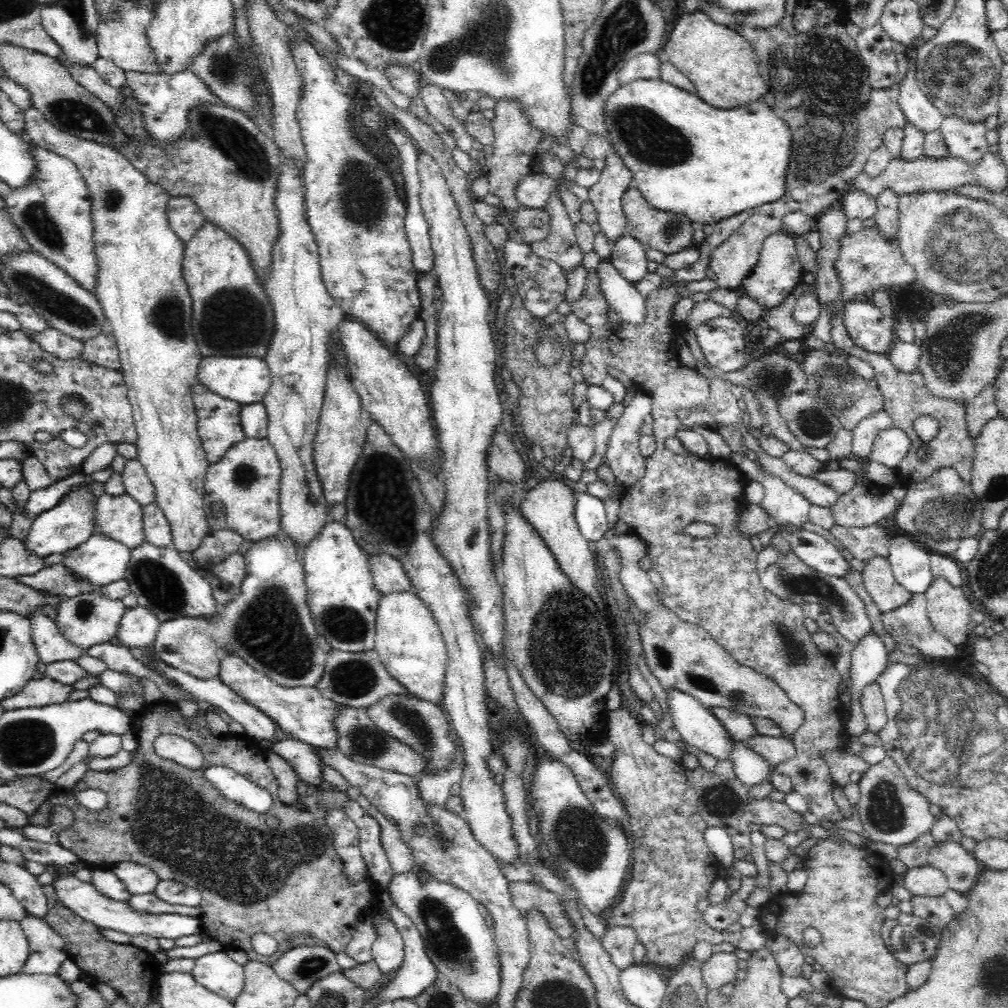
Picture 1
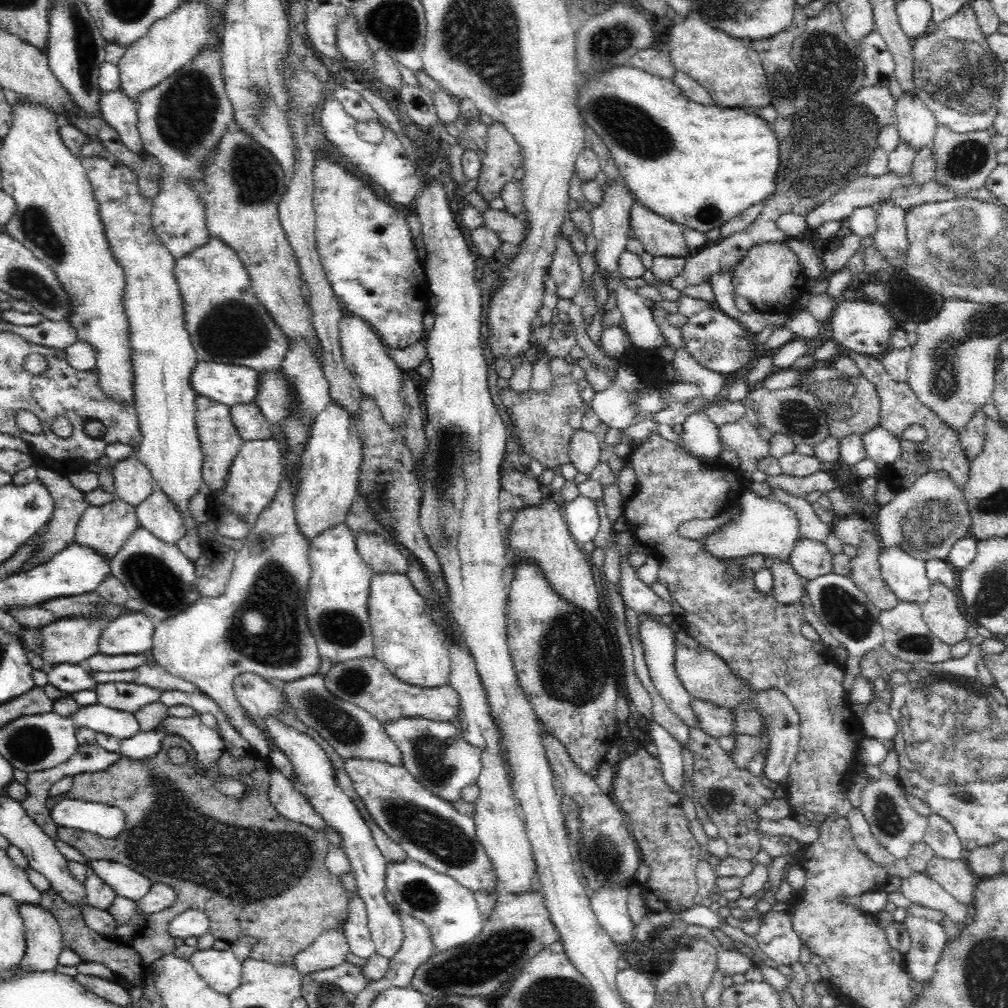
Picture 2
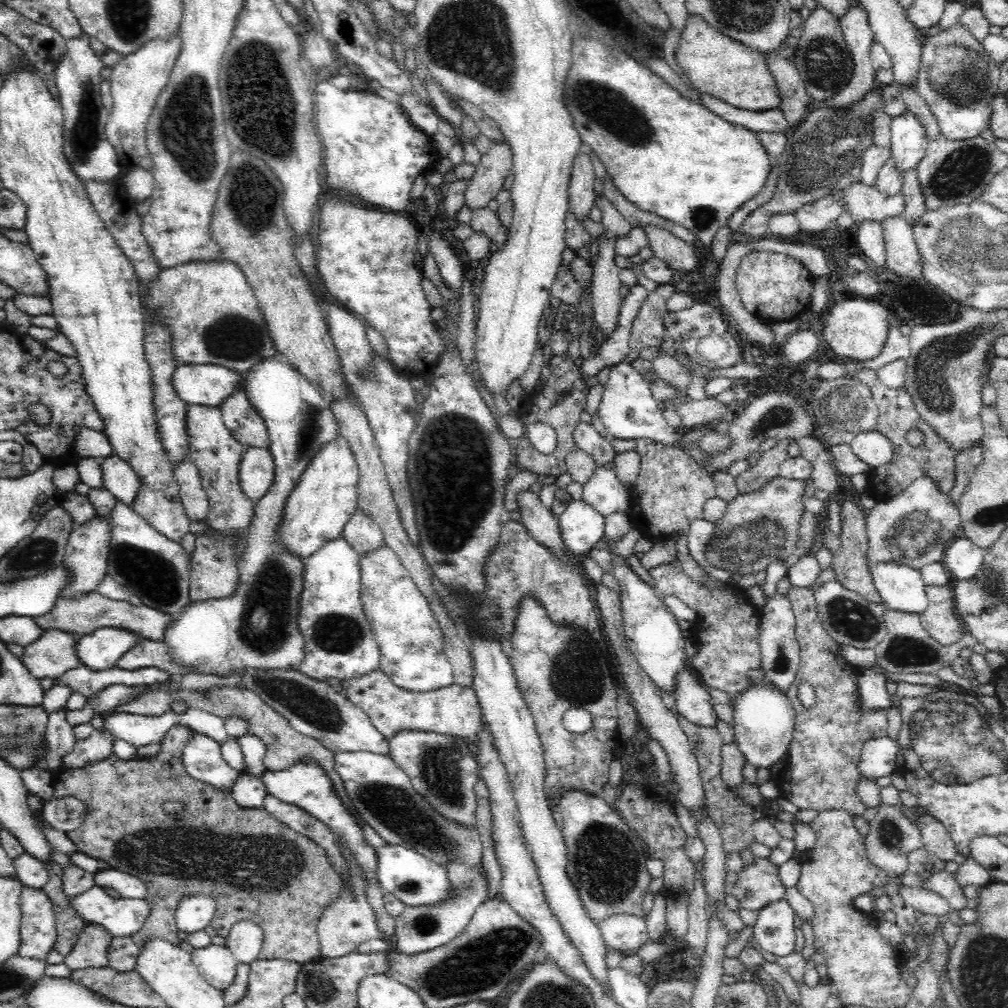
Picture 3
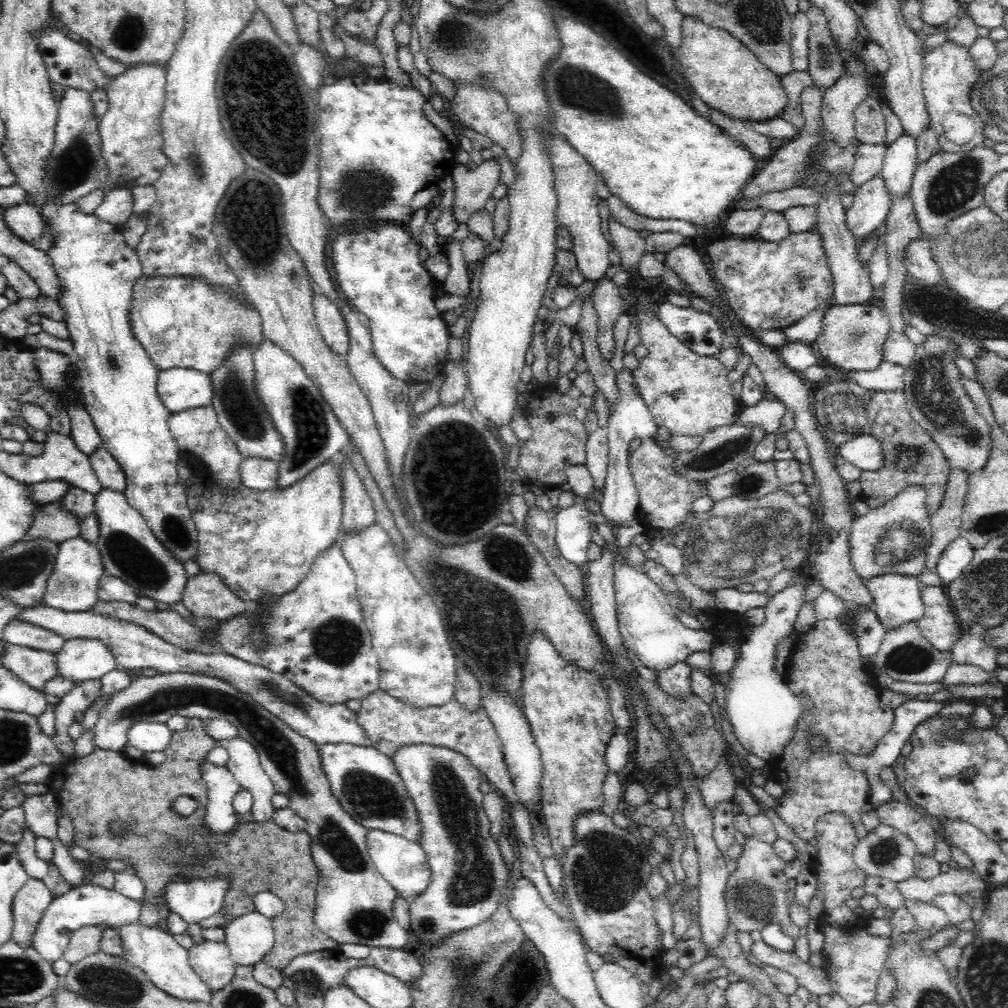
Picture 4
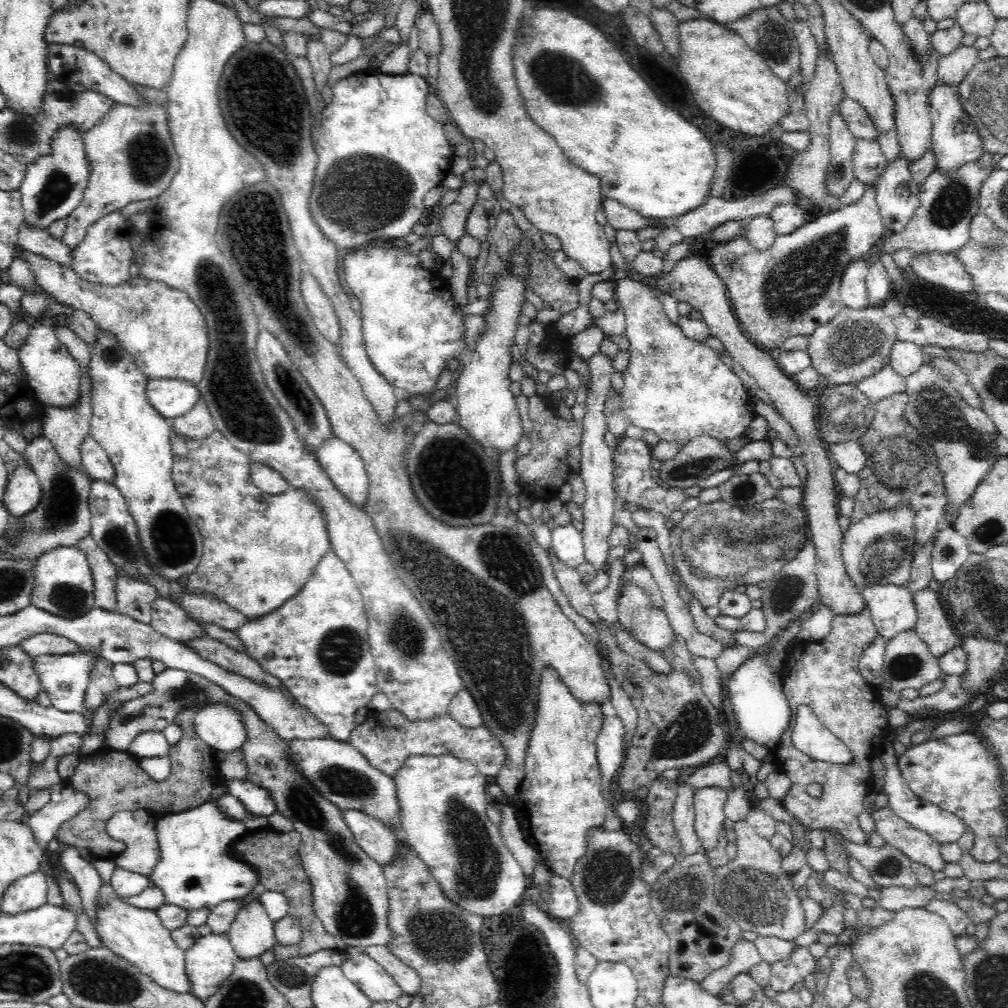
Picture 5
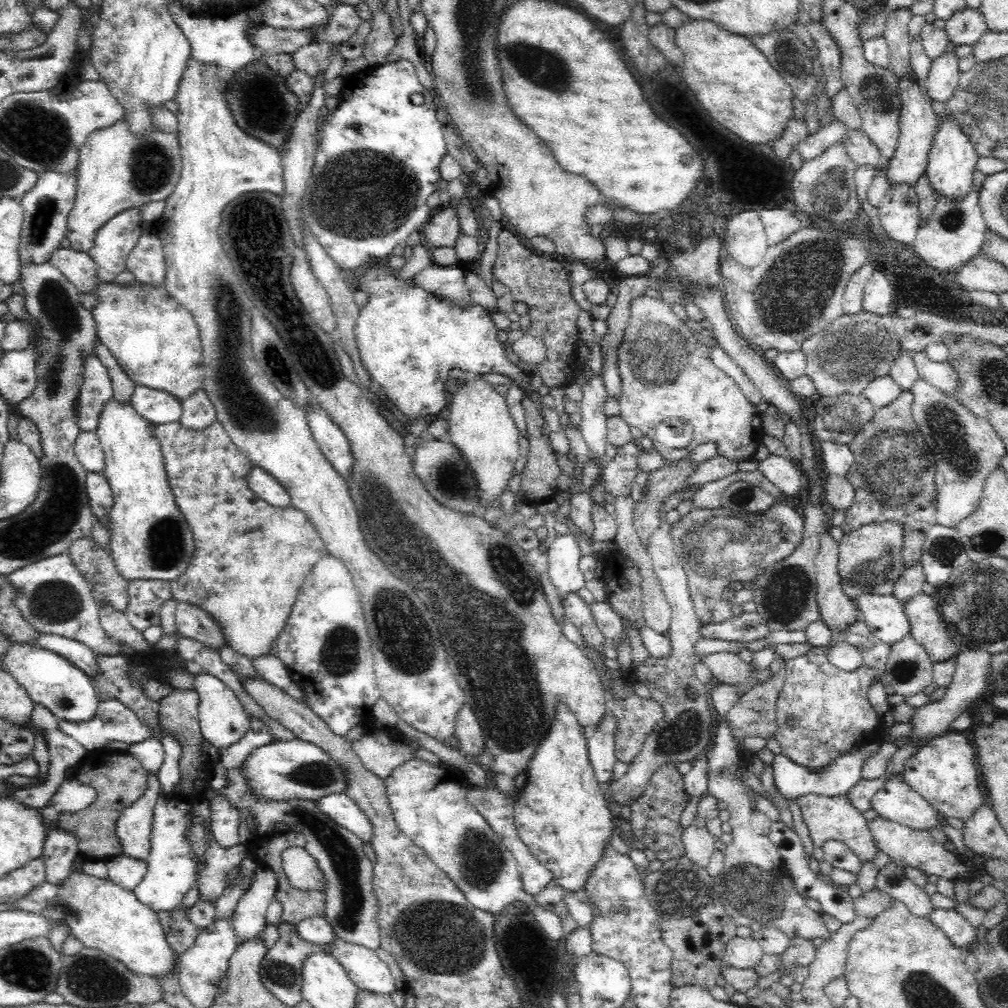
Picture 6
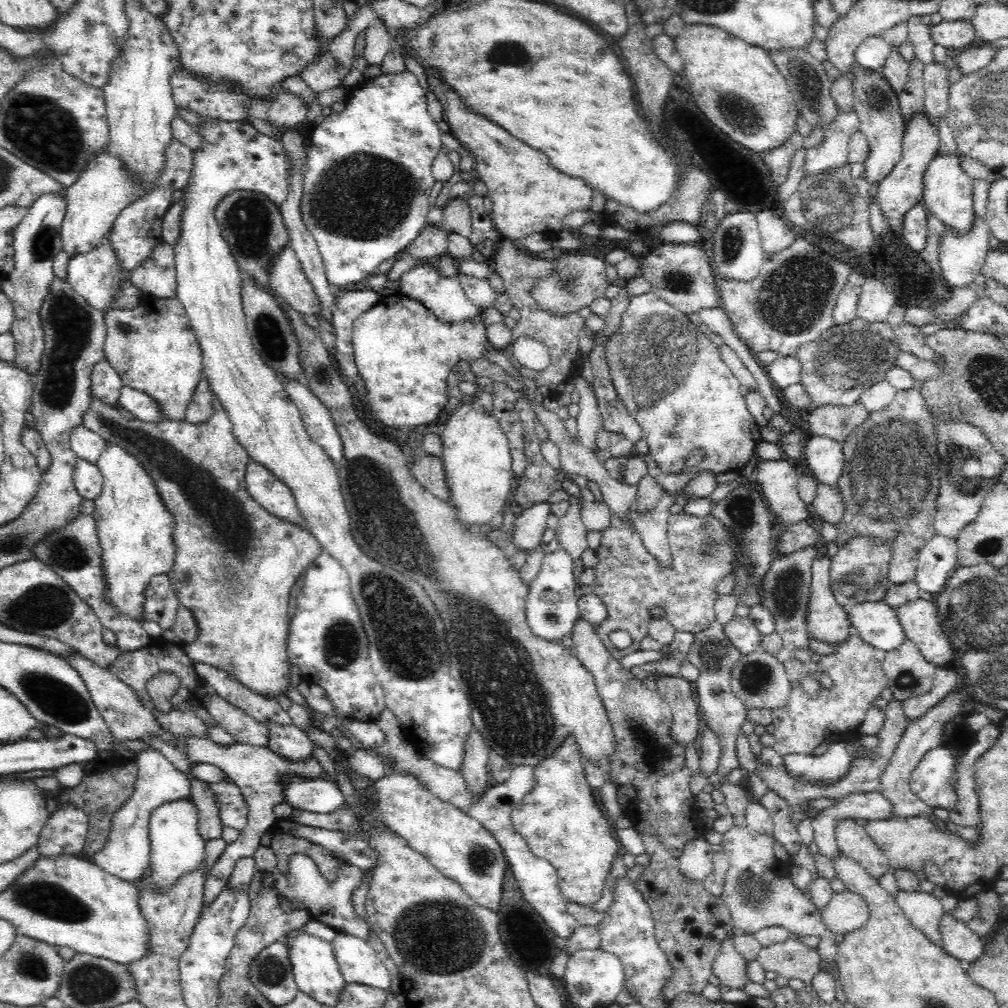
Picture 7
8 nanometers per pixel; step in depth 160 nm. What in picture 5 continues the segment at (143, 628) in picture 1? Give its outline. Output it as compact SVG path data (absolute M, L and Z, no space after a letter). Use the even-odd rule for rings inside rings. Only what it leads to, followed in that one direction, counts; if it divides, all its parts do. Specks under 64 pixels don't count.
M82 649L81 652L72 652L72 654L46 655L32 659L35 672L39 676L39 685L48 693L54 708L62 712L78 712L83 716L88 715L82 714L84 712L82 702L85 701L84 692L90 680L91 670L99 658L97 654Z

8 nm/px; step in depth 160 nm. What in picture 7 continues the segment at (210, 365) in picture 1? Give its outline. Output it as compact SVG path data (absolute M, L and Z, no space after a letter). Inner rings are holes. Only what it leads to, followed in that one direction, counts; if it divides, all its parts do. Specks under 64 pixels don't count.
M125 384L120 388L118 404L132 413L133 419L145 423L159 423L166 420L158 403L149 394L134 390Z

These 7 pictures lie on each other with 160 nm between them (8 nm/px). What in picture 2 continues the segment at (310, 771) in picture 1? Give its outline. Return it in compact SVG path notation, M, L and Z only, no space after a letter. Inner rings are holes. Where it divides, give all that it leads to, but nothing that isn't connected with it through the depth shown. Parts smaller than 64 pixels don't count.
M280 370L263 372L255 404L269 422L272 437L279 442L283 453L283 481L279 491L259 514L243 541L243 548L237 552L223 594L216 598L200 597L186 610L156 623L151 652L165 671L192 682L214 699L252 751L266 760L272 750L270 741L244 714L232 690L234 678L242 673L256 673L268 681L292 682L318 674L321 656L305 611L311 577L309 541L295 519L295 491L289 480L300 451L284 434L285 419L297 414L297 395Z

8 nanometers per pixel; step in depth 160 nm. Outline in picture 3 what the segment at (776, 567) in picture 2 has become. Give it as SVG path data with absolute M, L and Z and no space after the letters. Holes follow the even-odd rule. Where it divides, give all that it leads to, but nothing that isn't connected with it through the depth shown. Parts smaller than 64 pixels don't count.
M777 589L760 608L761 629L759 630L759 645L761 648L761 668L765 672L765 683L774 685L785 695L797 677L799 669L799 646L794 639L794 613L788 594L780 593Z

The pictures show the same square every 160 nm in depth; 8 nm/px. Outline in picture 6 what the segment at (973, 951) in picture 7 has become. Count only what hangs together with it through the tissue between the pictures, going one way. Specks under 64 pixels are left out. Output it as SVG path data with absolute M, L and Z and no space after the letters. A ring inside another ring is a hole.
M933 907L927 916L950 939L956 948L968 946L974 942L975 928L956 909Z

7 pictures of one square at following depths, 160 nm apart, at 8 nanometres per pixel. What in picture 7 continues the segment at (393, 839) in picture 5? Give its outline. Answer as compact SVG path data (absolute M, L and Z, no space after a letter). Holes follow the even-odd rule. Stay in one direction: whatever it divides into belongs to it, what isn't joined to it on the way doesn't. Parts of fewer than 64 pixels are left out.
M284 776L285 802L293 808L314 814L338 814L346 808L346 802L337 784L330 781Z

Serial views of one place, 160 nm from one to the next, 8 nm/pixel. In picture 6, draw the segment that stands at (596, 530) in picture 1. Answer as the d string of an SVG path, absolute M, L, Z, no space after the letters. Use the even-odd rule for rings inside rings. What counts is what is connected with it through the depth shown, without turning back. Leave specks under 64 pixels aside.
M574 533L558 535L547 548L547 554L548 574L562 601L568 593L585 587L587 580L578 567L582 552Z

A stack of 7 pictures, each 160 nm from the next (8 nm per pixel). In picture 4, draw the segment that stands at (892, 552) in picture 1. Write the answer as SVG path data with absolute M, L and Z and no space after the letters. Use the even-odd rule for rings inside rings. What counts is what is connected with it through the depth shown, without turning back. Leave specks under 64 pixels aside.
M888 573L866 580L865 585L873 597L875 613L887 630L923 617L925 604L918 577Z

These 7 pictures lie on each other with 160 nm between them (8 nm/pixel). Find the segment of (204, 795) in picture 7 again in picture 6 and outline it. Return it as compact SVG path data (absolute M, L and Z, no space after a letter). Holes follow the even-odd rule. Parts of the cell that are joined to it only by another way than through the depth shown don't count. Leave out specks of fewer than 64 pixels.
M235 767L227 770L228 778L232 781L232 786L223 788L222 795L228 797L228 801L232 806L236 806L241 816L250 813L255 818L256 835L270 836L275 834L275 826L278 823L284 823L288 827L295 827L295 831L304 835L306 839L303 846L311 857L314 857L314 863L318 865L318 869L322 871L323 886L322 892L325 896L325 909L323 916L326 922L332 927L335 936L338 939L349 942L353 945L365 946L367 949L375 950L380 947L381 938L379 937L379 924L376 920L379 907L376 905L376 895L374 893L374 871L373 862L364 852L364 843L350 833L346 828L334 823L332 819L323 814L315 804L315 800L305 799L289 799L286 801L274 801L256 798L254 790L247 785L247 779L244 777L243 767Z

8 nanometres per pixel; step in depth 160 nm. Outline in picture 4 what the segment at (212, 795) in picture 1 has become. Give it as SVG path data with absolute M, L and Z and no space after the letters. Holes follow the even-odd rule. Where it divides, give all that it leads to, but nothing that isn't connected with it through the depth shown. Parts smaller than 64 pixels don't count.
M189 718L187 725L182 728L182 730L176 730L176 732L171 733L172 739L166 746L166 749L163 751L165 762L162 762L162 765L156 767L150 767L144 764L142 761L136 761L134 759L127 758L121 751L112 751L112 750L100 750L95 749L84 756L83 758L75 758L71 761L68 761L62 766L57 766L51 781L47 784L48 791L53 792L57 797L58 804L60 804L64 809L64 814L67 814L67 817L71 818L71 821L74 822L74 843L82 848L85 848L88 853L96 858L101 858L103 861L108 860L120 860L124 864L128 865L128 868L131 868L130 871L134 872L138 878L141 878L141 882L144 886L144 897L140 900L142 905L152 903L156 905L158 909L158 922L156 926L161 927L163 931L169 932L168 917L172 913L169 909L166 899L166 886L170 883L176 876L196 876L198 879L202 879L205 876L216 876L216 875L225 875L227 880L229 880L229 890L225 895L223 905L221 906L222 917L224 917L224 924L222 928L226 928L231 920L238 918L246 913L251 913L256 911L254 901L254 896L260 894L260 892L270 892L274 896L278 896L284 903L284 912L274 916L274 918L268 918L271 920L272 930L274 931L274 944L267 954L262 956L261 960L264 961L268 966L272 968L278 968L284 970L293 958L296 958L298 955L310 954L315 951L321 951L326 949L337 950L338 946L334 942L334 939L328 938L322 931L316 926L314 916L316 894L318 894L318 882L319 882L319 870L315 865L313 854L311 853L311 836L308 833L292 833L286 830L283 830L280 826L276 825L272 819L266 820L265 822L256 822L250 817L238 816L239 822L235 828L226 833L224 836L207 836L206 833L200 832L198 827L200 823L203 822L203 818L207 812L207 799L208 799L208 790L206 789L204 780L201 776L201 764L204 757L207 755L213 754L214 749L217 746L217 741L213 738L210 738L210 733L206 731L205 724L203 719L199 718ZM112 822L119 822L121 830L118 833L112 831Z

